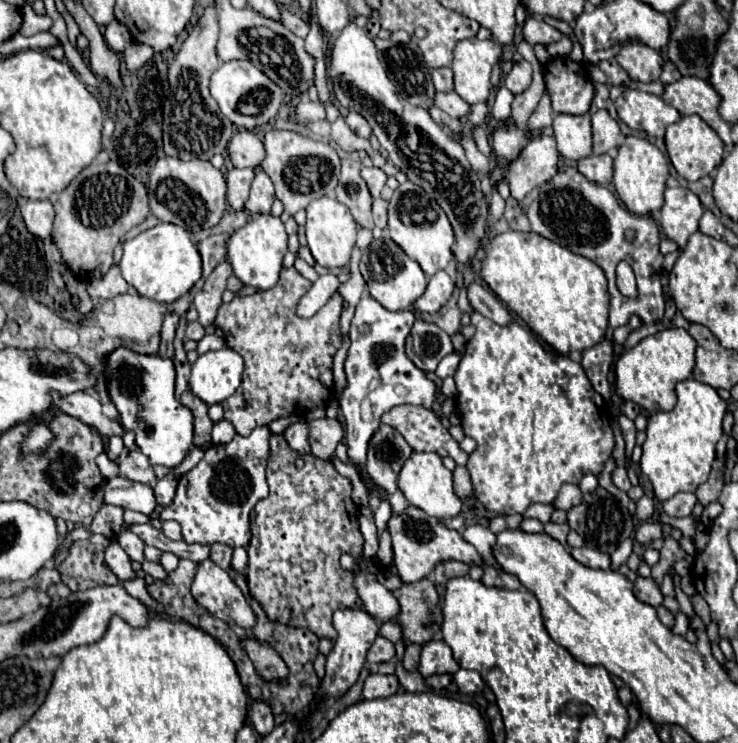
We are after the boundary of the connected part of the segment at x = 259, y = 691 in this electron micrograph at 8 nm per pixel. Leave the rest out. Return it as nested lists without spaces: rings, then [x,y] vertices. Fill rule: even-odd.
[[[258,614],[256,616],[256,626],[250,628],[250,630],[244,630],[244,628],[238,628],[238,626],[232,626],[232,624],[226,624],[222,620],[218,620],[216,628],[208,628],[208,634],[212,638],[216,638],[224,648],[226,652],[230,654],[230,658],[234,660],[236,664],[236,670],[240,674],[240,680],[242,684],[248,688],[250,696],[254,700],[264,700],[266,704],[270,704],[272,712],[274,714],[300,714],[302,710],[306,710],[318,690],[318,676],[312,668],[312,662],[314,658],[318,656],[318,636],[312,634],[310,630],[302,630],[302,628],[292,628],[292,626],[284,626],[280,622],[270,622],[266,614]],[[246,638],[254,638],[258,642],[264,642],[264,644],[270,644],[272,648],[278,650],[278,654],[282,656],[282,660],[286,662],[288,666],[288,676],[284,682],[268,682],[268,680],[262,680],[262,676],[256,672],[252,660],[248,658],[248,654],[244,652],[242,648],[242,642]]]

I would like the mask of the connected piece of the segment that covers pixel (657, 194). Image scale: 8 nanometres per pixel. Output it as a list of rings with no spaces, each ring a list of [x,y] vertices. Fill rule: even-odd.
[[[626,136],[626,142],[618,148],[618,154],[614,158],[614,188],[624,206],[640,216],[660,210],[664,204],[666,178],[668,178],[666,156],[646,138]]]

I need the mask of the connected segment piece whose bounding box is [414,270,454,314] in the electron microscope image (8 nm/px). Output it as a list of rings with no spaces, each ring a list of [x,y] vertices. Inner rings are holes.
[[[440,270],[428,280],[426,292],[414,302],[414,308],[418,312],[434,314],[450,300],[452,292],[454,292],[454,280],[444,270]]]

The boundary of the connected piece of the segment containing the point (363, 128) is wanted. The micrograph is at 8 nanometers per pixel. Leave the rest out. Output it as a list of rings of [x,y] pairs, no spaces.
[[[348,112],[348,116],[346,116],[346,124],[348,124],[358,136],[362,136],[362,138],[370,138],[370,136],[372,136],[372,128],[370,128],[370,124],[368,124],[358,112]]]

